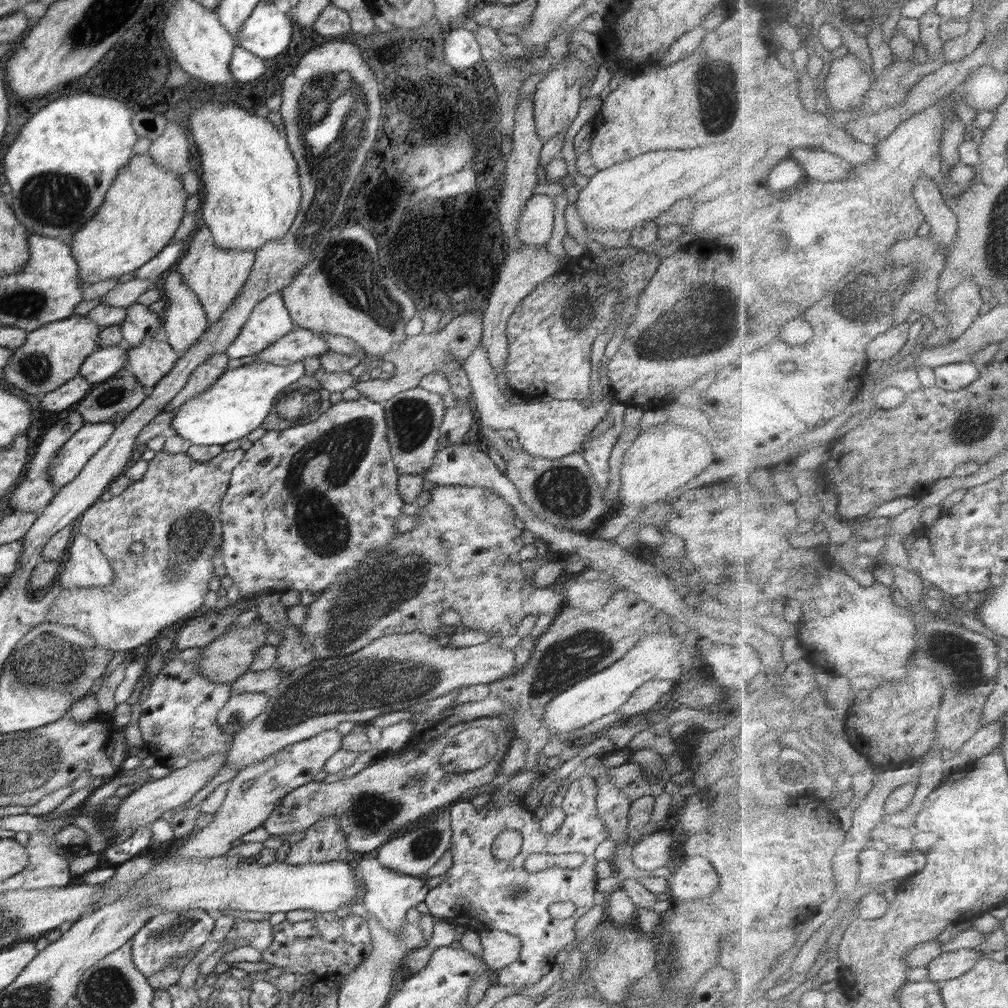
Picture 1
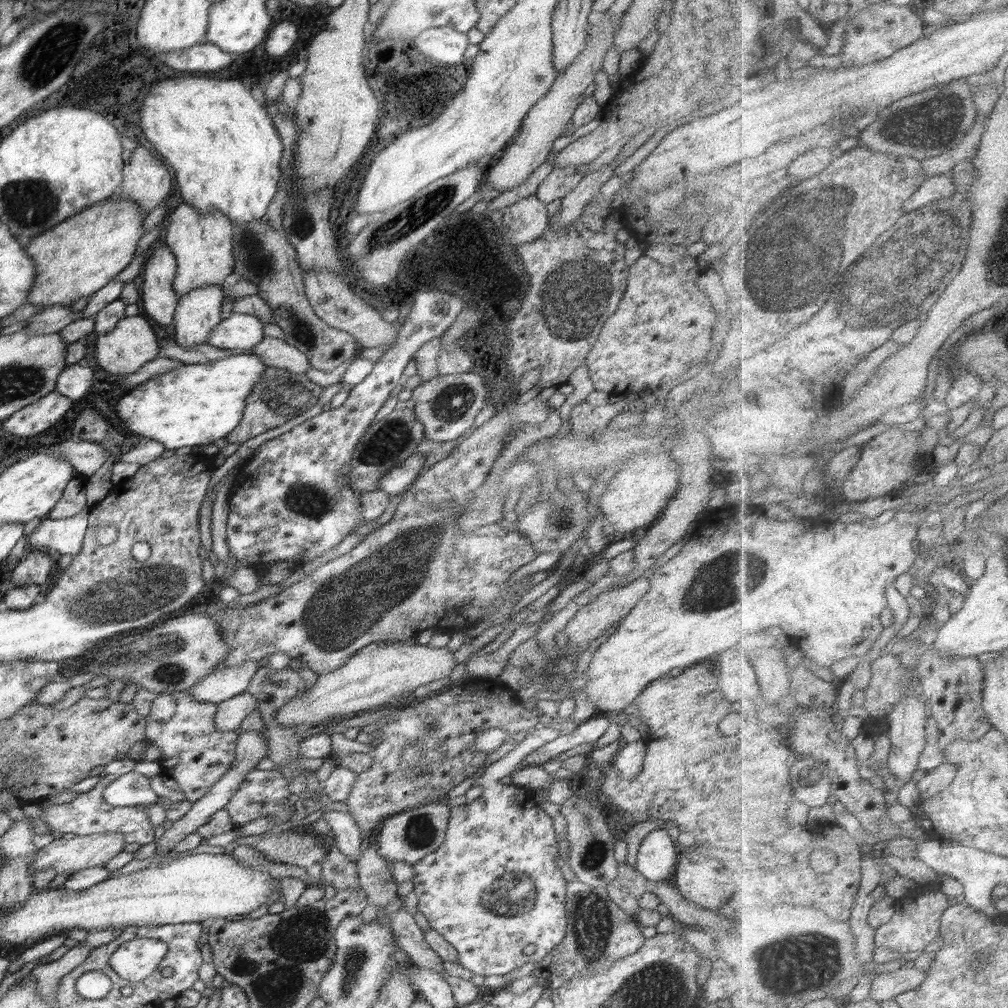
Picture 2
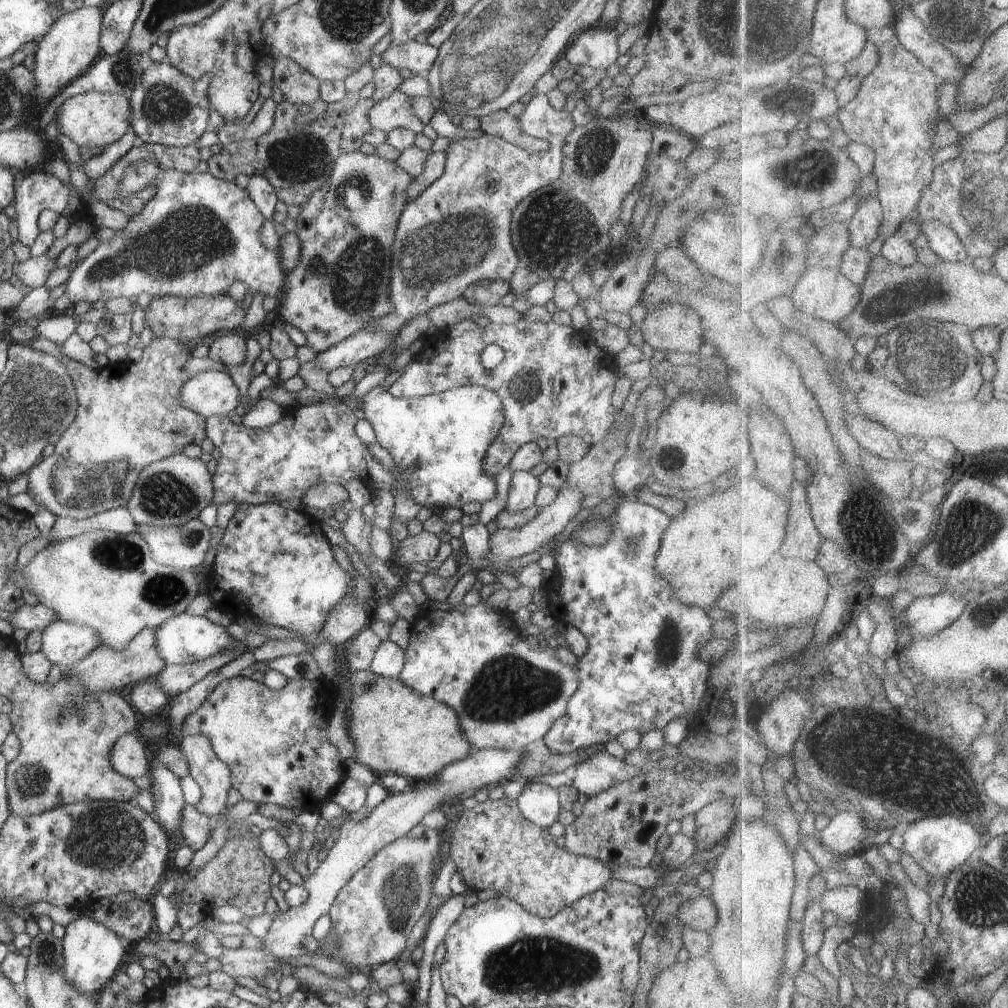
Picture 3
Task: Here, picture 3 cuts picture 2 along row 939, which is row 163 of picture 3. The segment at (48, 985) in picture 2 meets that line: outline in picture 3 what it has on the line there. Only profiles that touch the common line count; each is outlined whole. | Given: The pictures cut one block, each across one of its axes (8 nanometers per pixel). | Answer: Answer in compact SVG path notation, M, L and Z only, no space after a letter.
M128 126L128 130L126 130L116 142L112 142L106 152L85 161L82 169L88 178L95 180L96 178L100 178L100 176L104 176L104 174L114 166L114 162L116 162L118 158L125 155L133 146L140 146L140 144L136 142L135 137L134 129L132 126Z

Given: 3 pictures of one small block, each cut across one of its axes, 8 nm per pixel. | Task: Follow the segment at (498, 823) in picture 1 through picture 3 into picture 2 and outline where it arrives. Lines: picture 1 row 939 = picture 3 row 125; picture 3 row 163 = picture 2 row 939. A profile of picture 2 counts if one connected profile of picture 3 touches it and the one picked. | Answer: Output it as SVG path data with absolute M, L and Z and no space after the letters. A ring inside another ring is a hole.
M555 724L543 726L541 729L536 728L531 734L527 734L525 739L520 744L515 744L515 748L506 754L503 758L500 758L497 762L494 762L488 766L484 776L476 779L473 786L480 786L482 788L482 795L469 804L455 804L451 807L450 818L445 834L444 842L434 852L427 854L422 860L416 862L414 867L414 892L418 897L417 910L424 917L428 919L428 923L432 929L439 932L450 943L456 951L458 951L458 964L461 964L470 970L472 974L480 974L482 976L490 976L496 974L496 976L502 976L510 973L515 968L526 964L527 962L538 962L546 955L549 955L551 950L558 946L566 936L566 927L568 927L568 920L566 919L566 888L570 882L564 879L562 871L556 865L556 858L558 858L558 839L556 832L554 831L553 820L550 818L546 811L539 809L535 803L535 797L533 791L526 787L517 787L512 784L502 784L499 781L502 778L509 776L514 769L517 769L523 762L522 758L528 756L530 752L538 750L538 747L552 742L554 739L565 734ZM528 944L535 944L536 951L533 954L526 955L522 950Z

